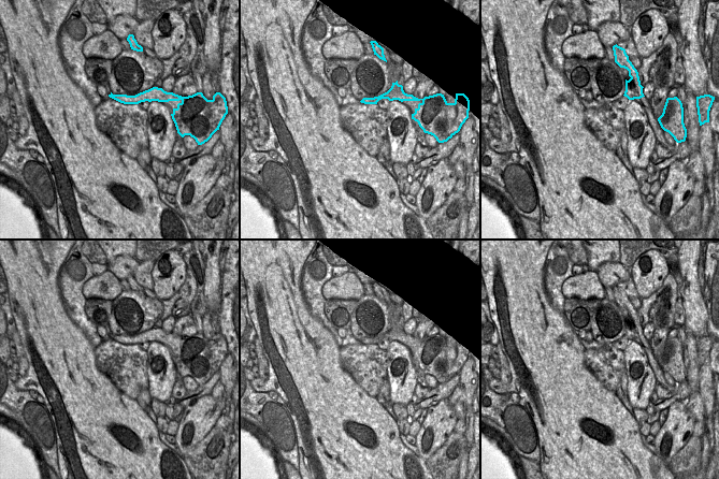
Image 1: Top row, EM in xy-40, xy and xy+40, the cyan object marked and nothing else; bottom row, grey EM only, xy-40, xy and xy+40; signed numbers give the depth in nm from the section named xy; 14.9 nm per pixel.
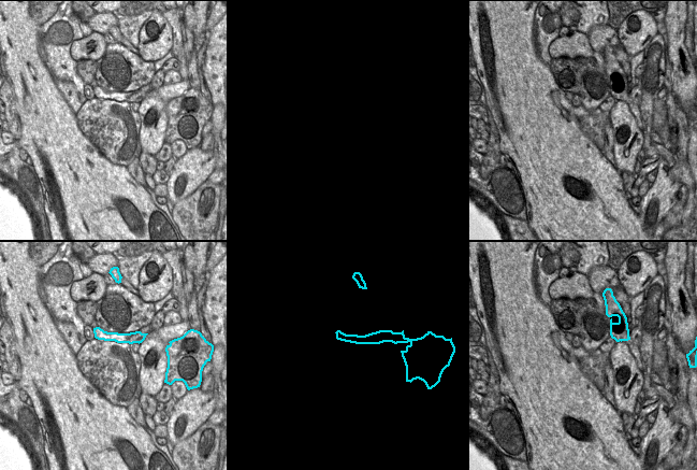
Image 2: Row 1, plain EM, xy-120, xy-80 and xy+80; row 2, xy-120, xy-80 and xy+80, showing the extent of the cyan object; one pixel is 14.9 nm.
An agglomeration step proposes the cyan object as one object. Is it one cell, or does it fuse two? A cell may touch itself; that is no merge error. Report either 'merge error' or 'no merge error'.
merge error

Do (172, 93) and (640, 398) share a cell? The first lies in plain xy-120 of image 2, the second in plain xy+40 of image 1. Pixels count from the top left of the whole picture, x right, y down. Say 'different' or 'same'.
same

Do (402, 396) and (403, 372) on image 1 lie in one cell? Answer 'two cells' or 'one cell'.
one cell

